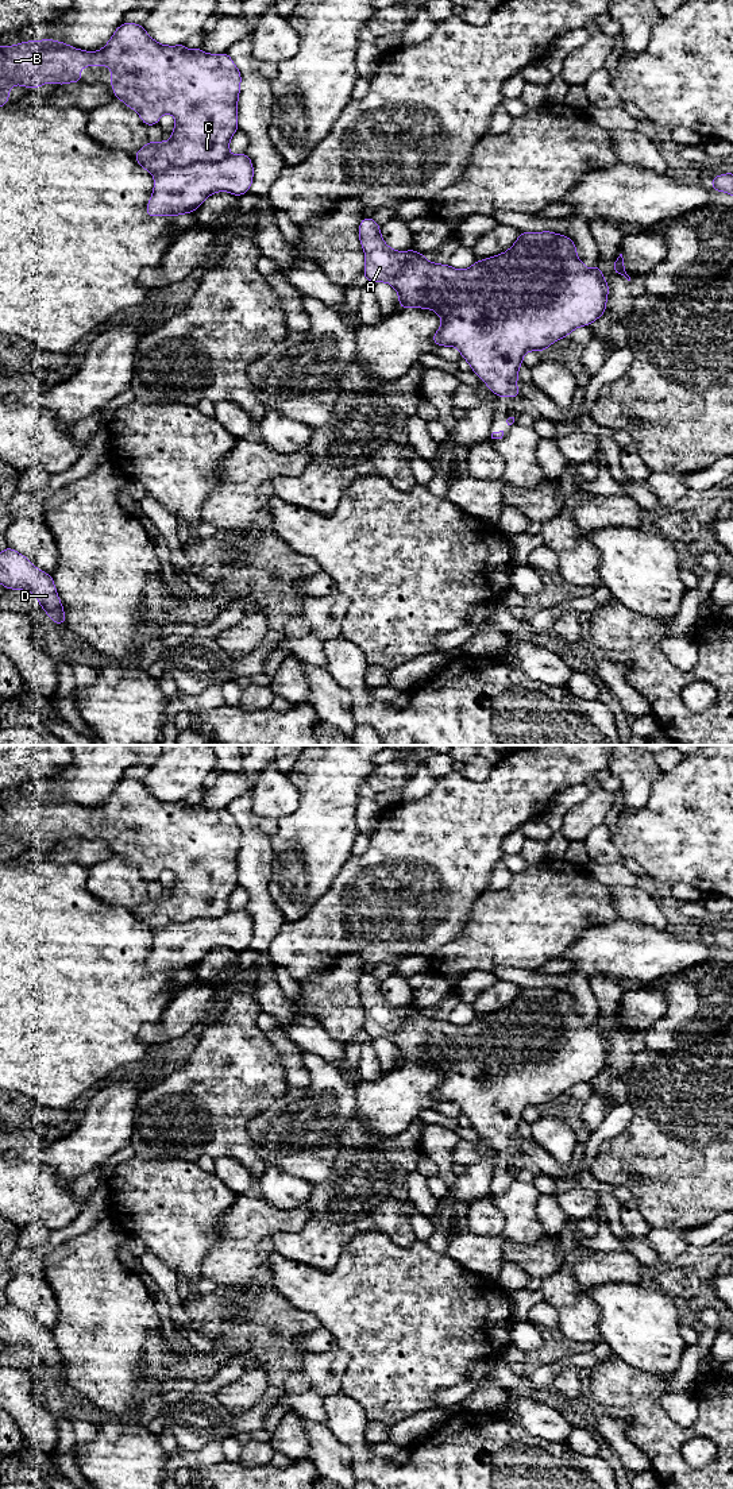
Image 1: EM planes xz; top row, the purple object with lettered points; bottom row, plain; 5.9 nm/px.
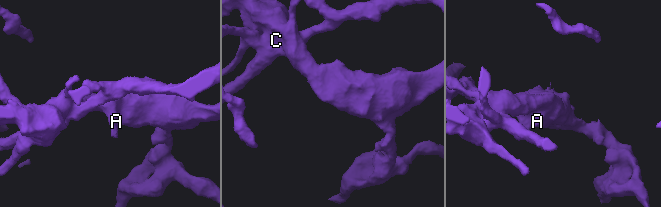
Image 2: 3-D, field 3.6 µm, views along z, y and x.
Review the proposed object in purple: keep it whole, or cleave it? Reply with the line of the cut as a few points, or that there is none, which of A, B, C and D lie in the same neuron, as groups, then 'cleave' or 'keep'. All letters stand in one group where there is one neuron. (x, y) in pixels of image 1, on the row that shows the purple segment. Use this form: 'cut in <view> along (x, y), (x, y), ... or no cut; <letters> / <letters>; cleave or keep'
cut in xz along (228, 154), (219, 161), (168, 168), (154, 176); A B C / D; cleave

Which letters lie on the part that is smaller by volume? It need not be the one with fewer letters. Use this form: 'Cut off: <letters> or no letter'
Cut off: D

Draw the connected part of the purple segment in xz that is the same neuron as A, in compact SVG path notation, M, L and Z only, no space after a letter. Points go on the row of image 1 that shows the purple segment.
M371 217L359 223L359 240L366 256L364 279L390 283L398 293L402 310L433 309L441 317L441 325L432 340L440 347L456 347L499 398L521 397L516 382L528 351L544 352L552 343L578 327L590 325L606 312L609 283L599 265L586 269L576 256L574 240L564 235L522 232L508 251L475 261L466 270L428 262L413 248L390 248Z

